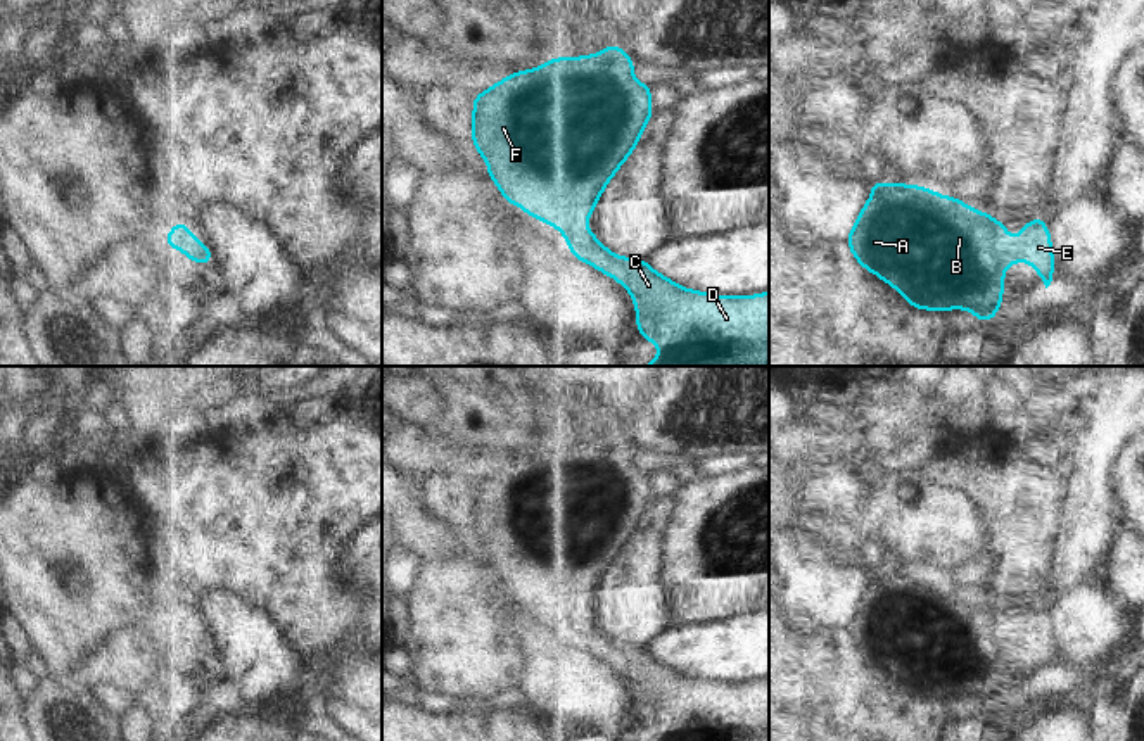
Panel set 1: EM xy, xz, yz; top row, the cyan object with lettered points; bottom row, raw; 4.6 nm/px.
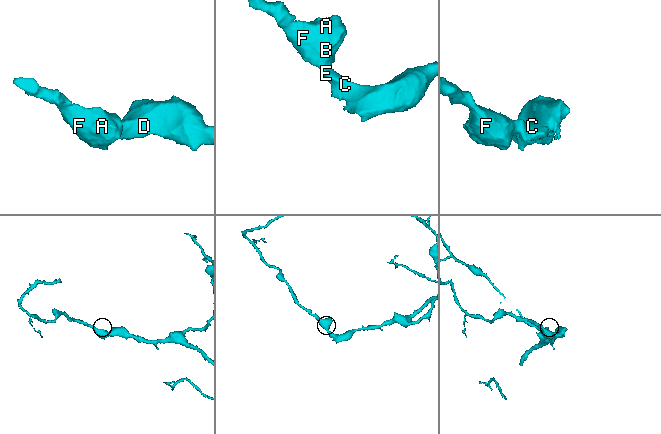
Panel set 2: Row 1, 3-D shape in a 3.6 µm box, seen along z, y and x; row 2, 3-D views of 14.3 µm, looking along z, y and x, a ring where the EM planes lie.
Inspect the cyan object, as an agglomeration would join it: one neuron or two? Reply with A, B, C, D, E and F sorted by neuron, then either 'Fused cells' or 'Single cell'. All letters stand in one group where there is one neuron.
Groups: A B C D E F. Single cell.

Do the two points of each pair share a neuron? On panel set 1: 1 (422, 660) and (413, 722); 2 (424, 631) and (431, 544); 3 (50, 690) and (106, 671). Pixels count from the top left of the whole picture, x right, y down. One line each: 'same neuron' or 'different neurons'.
1: different neurons
2: different neurons
3: different neurons

